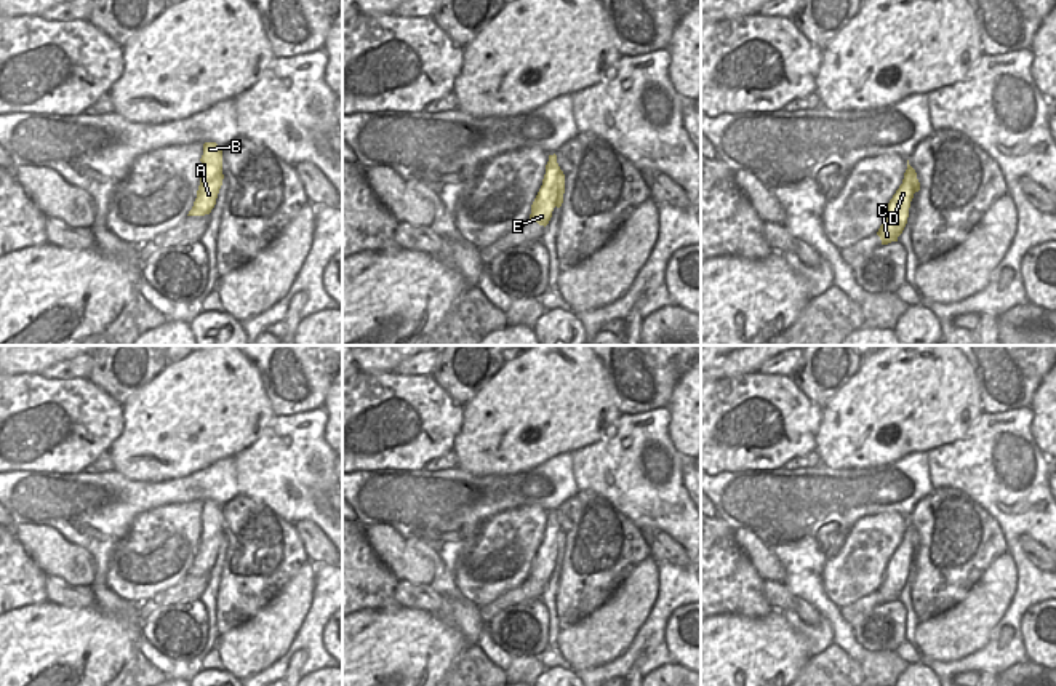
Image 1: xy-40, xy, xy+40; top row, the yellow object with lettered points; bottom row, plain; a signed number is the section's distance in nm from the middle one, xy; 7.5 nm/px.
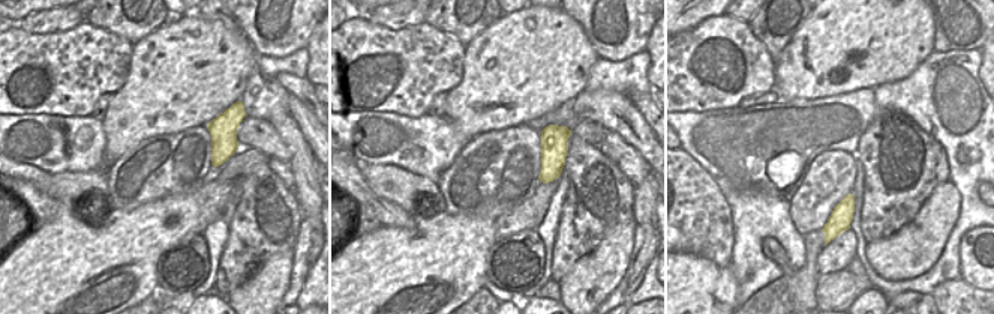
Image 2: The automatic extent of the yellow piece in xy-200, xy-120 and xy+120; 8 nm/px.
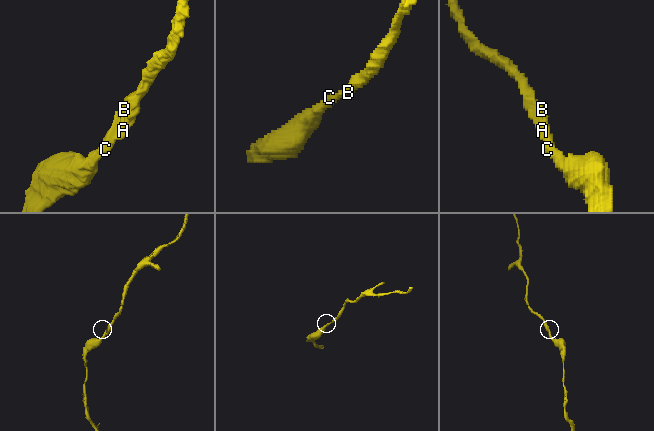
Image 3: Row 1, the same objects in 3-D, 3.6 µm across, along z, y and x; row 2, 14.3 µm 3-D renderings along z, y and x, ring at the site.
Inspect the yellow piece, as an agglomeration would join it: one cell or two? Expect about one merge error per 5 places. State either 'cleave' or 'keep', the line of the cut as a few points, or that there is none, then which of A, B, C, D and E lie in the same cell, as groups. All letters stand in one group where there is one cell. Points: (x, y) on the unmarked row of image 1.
keep; no cut; A B C D E

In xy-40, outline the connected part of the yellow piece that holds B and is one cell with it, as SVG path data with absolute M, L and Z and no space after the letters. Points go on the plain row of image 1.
M205 501L200 520L203 523L203 531L200 534L197 556L187 574L210 572L216 563L216 556L224 537L221 504L216 501Z

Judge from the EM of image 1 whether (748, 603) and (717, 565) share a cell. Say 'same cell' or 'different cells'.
same cell

